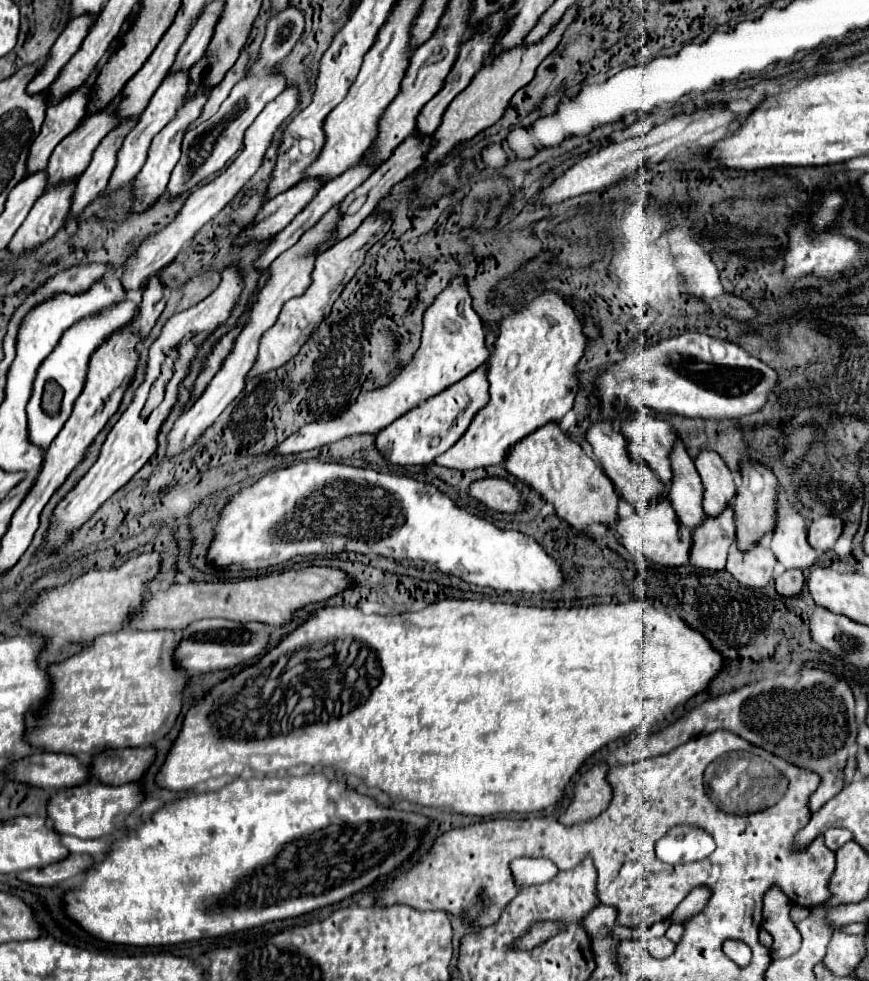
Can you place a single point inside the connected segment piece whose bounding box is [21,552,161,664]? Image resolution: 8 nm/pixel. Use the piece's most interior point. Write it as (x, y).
(72, 616)

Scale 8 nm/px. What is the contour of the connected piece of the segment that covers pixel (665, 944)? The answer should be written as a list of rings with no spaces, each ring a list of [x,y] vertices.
[[[661,936],[661,938],[649,940],[645,948],[647,948],[647,952],[649,952],[653,958],[665,958],[665,956],[671,956],[671,954],[673,954],[675,944],[673,944],[669,938]]]

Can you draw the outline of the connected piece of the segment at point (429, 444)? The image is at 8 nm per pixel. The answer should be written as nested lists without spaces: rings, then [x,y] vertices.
[[[483,362],[473,374],[465,376],[461,382],[455,382],[445,392],[435,394],[433,398],[421,402],[401,418],[397,418],[393,424],[383,428],[377,434],[377,448],[383,454],[385,460],[399,466],[411,466],[411,464],[431,464],[437,456],[441,456],[445,450],[449,450],[461,434],[469,428],[469,422],[473,420],[473,414],[489,402],[489,382],[487,382],[489,364]]]

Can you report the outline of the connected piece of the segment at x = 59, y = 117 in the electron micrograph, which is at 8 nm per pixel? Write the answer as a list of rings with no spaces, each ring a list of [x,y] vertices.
[[[91,80],[85,82],[79,90],[75,90],[65,100],[51,104],[47,108],[47,116],[41,126],[41,132],[29,150],[27,174],[33,174],[33,170],[41,170],[41,166],[47,166],[53,146],[57,146],[57,142],[61,142],[61,138],[65,138],[65,134],[69,134],[69,130],[77,126],[77,122],[81,122],[81,118],[85,116],[85,106],[89,102],[89,88],[91,88]]]

